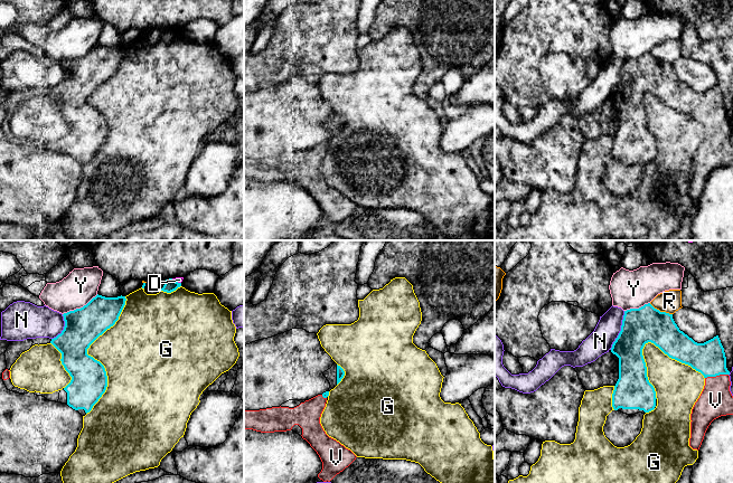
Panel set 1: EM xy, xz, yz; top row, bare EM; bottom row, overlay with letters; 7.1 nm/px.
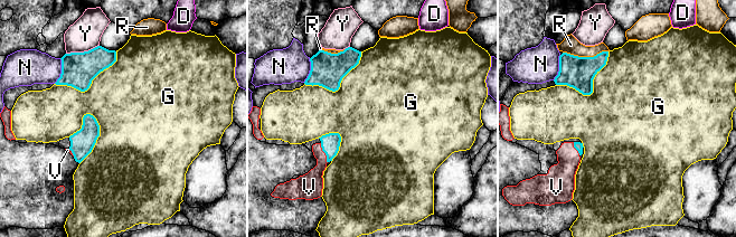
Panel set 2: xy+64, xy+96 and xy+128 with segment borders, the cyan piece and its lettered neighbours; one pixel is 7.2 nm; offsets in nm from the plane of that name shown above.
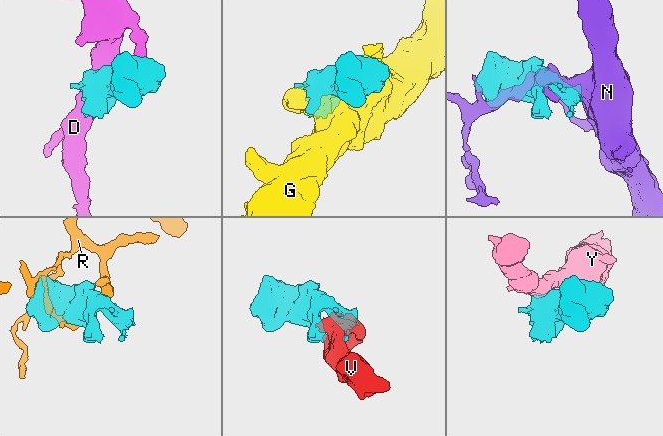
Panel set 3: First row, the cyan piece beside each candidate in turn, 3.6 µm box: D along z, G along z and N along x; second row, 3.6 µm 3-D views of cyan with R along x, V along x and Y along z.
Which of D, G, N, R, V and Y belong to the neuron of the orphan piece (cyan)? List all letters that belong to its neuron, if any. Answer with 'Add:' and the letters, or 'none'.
Add: V

